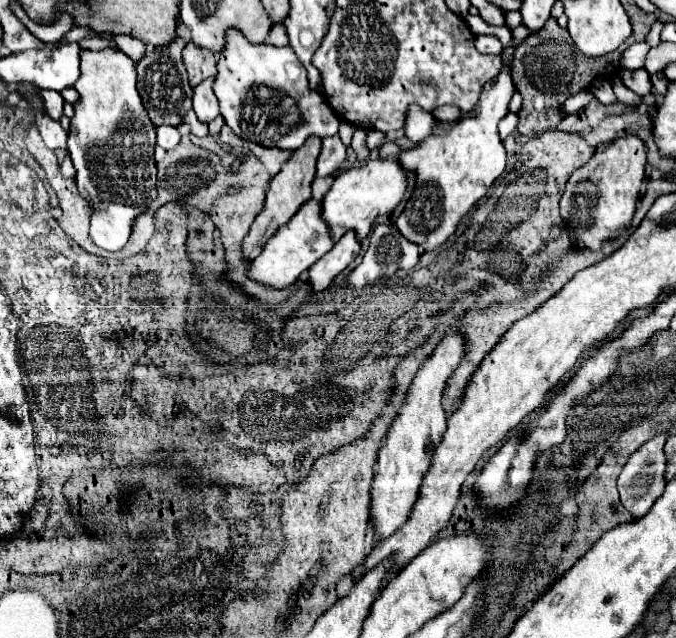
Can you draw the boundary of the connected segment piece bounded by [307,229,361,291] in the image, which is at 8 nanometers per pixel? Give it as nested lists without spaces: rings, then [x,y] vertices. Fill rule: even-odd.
[[[353,229],[345,233],[325,257],[321,257],[311,269],[309,269],[309,283],[313,285],[315,291],[323,291],[329,287],[329,283],[339,275],[361,251],[361,241],[357,241]]]

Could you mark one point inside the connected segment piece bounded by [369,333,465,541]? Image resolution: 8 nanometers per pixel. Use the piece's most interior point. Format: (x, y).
(405, 457)

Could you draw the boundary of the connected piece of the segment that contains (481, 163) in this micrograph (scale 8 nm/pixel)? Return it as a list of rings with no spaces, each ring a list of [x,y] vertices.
[[[503,65],[501,73],[485,83],[483,95],[473,111],[463,115],[459,123],[441,123],[441,127],[421,141],[419,147],[399,155],[401,165],[417,171],[413,197],[407,201],[405,211],[395,221],[401,235],[425,251],[439,249],[451,235],[455,235],[461,219],[487,195],[493,181],[505,171],[505,147],[497,133],[497,123],[507,115],[509,99],[515,93],[511,71]]]

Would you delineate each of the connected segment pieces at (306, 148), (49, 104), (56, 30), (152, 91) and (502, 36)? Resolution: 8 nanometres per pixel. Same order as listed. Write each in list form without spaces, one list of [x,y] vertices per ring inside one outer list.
[[[309,137],[309,141],[305,141],[305,145],[297,151],[291,153],[291,157],[287,159],[287,163],[281,167],[281,171],[271,179],[269,183],[269,189],[267,189],[267,199],[265,199],[265,207],[263,211],[257,215],[257,219],[253,221],[251,225],[251,231],[247,233],[247,237],[243,239],[243,253],[247,259],[255,259],[267,239],[281,227],[285,225],[293,213],[297,213],[297,209],[311,199],[311,181],[315,177],[315,163],[317,163],[317,157],[319,157],[319,151],[321,151],[321,139],[319,137]]]
[[[41,91],[41,99],[45,103],[45,109],[47,109],[47,115],[55,121],[61,121],[63,117],[63,105],[65,105],[65,99],[61,97],[59,91]]]
[[[11,1],[11,7],[13,7],[13,11],[17,13],[17,17],[21,17],[21,21],[23,21],[27,29],[42,42],[56,43],[70,28],[75,28],[73,17],[67,12],[61,13],[60,19],[56,23],[44,26],[36,24],[27,17],[15,1]]]
[[[177,37],[169,45],[153,47],[151,51],[145,53],[145,57],[137,65],[137,89],[141,93],[145,111],[149,113],[153,125],[179,125],[187,111],[191,109],[191,95],[193,89],[187,81],[187,71],[181,65],[181,51],[185,47],[185,41]]]
[[[485,25],[485,31],[483,33],[495,33],[497,37],[499,37],[499,41],[503,43],[503,49],[509,45],[509,41],[511,41],[511,31],[509,29],[505,29],[505,27],[489,27],[489,25]]]

